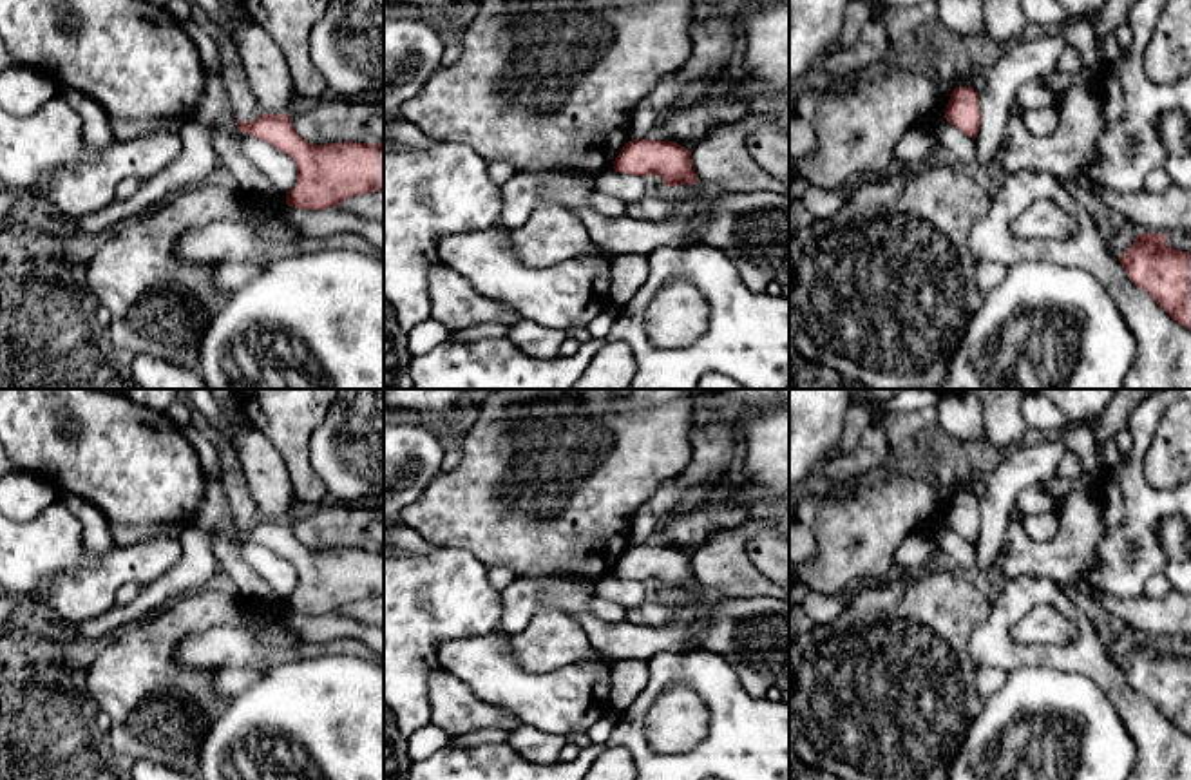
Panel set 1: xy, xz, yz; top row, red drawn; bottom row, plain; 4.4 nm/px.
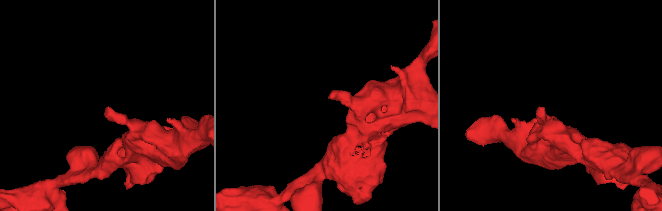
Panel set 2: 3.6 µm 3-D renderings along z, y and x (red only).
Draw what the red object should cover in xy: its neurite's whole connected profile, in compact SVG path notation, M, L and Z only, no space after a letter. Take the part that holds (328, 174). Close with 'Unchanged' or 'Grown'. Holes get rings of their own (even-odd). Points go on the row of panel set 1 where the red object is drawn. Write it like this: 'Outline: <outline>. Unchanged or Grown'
Outline: M262 112L257 119L244 123L237 118L237 128L252 134L290 156L297 165L297 183L286 195L288 206L302 210L326 210L338 206L349 197L384 190L384 141L378 143L328 143L313 145L302 139L286 114Z. Unchanged

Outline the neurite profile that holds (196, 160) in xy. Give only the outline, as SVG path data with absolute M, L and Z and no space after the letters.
M190 119L177 134L181 138L181 150L170 165L145 179L129 199L114 199L101 210L71 217L74 226L89 233L118 228L125 221L145 214L148 208L206 183L206 177L219 161L212 141L205 139L201 127Z

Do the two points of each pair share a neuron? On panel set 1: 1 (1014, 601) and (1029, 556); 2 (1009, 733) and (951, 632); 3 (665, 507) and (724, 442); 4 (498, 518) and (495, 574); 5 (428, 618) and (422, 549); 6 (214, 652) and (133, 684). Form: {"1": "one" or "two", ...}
{"1": "two", "2": "two", "3": "one", "4": "two", "5": "two", "6": "two"}

